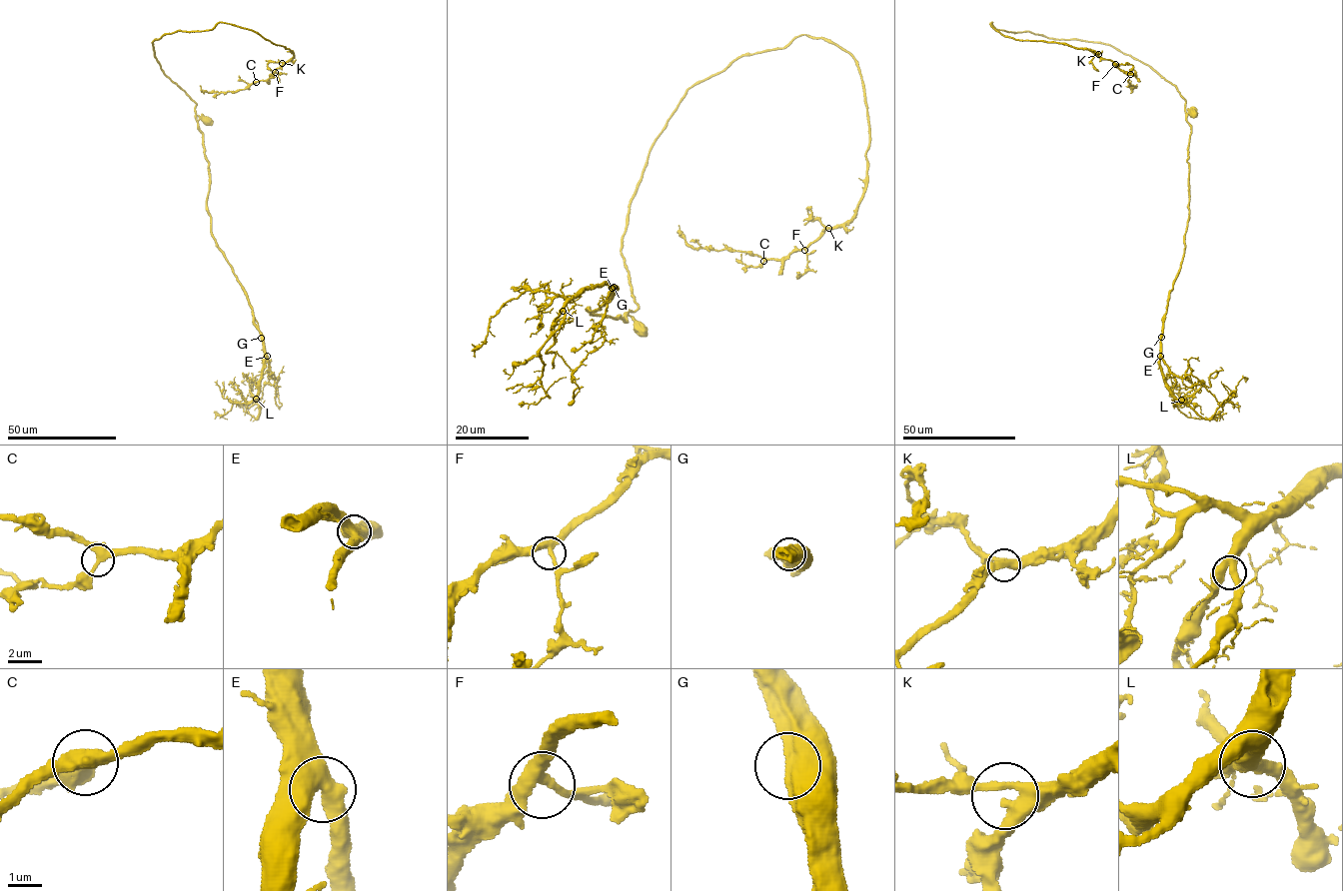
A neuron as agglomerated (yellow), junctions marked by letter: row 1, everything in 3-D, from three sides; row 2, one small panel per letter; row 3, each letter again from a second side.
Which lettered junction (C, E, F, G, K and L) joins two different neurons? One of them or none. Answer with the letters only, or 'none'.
none

